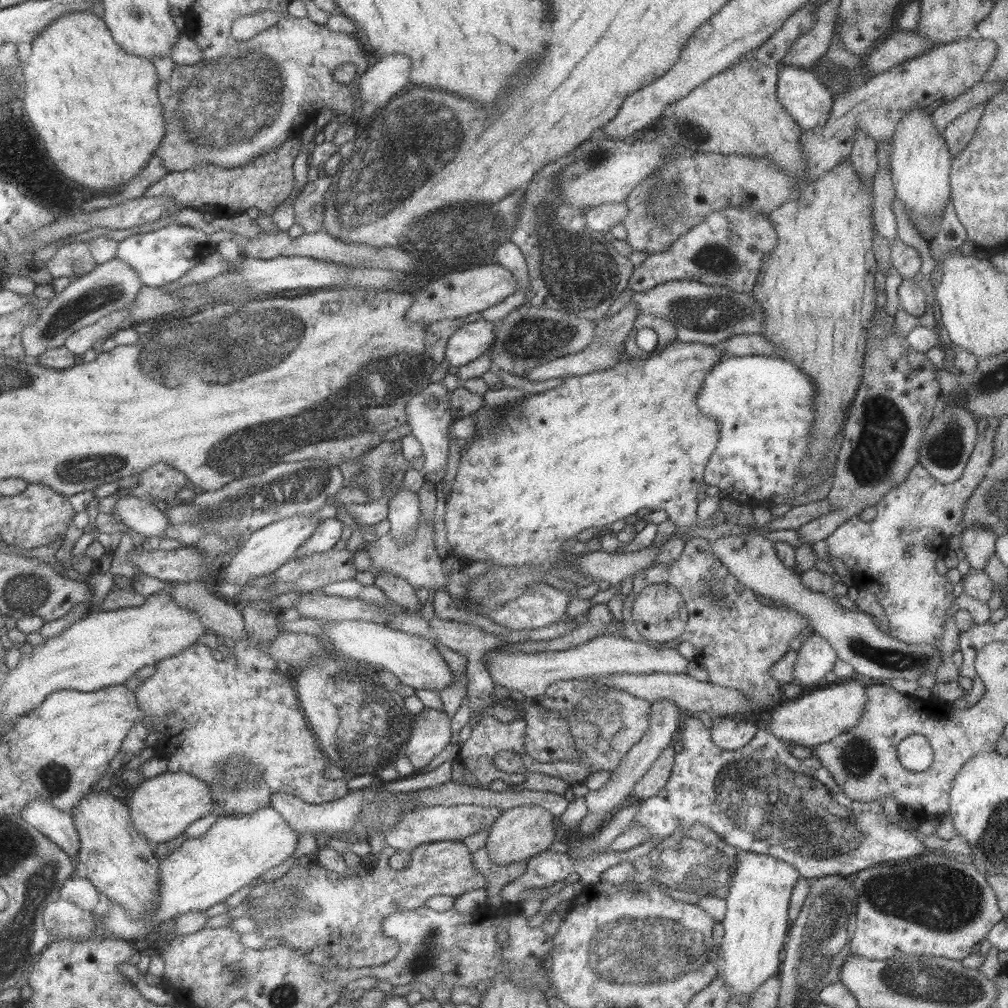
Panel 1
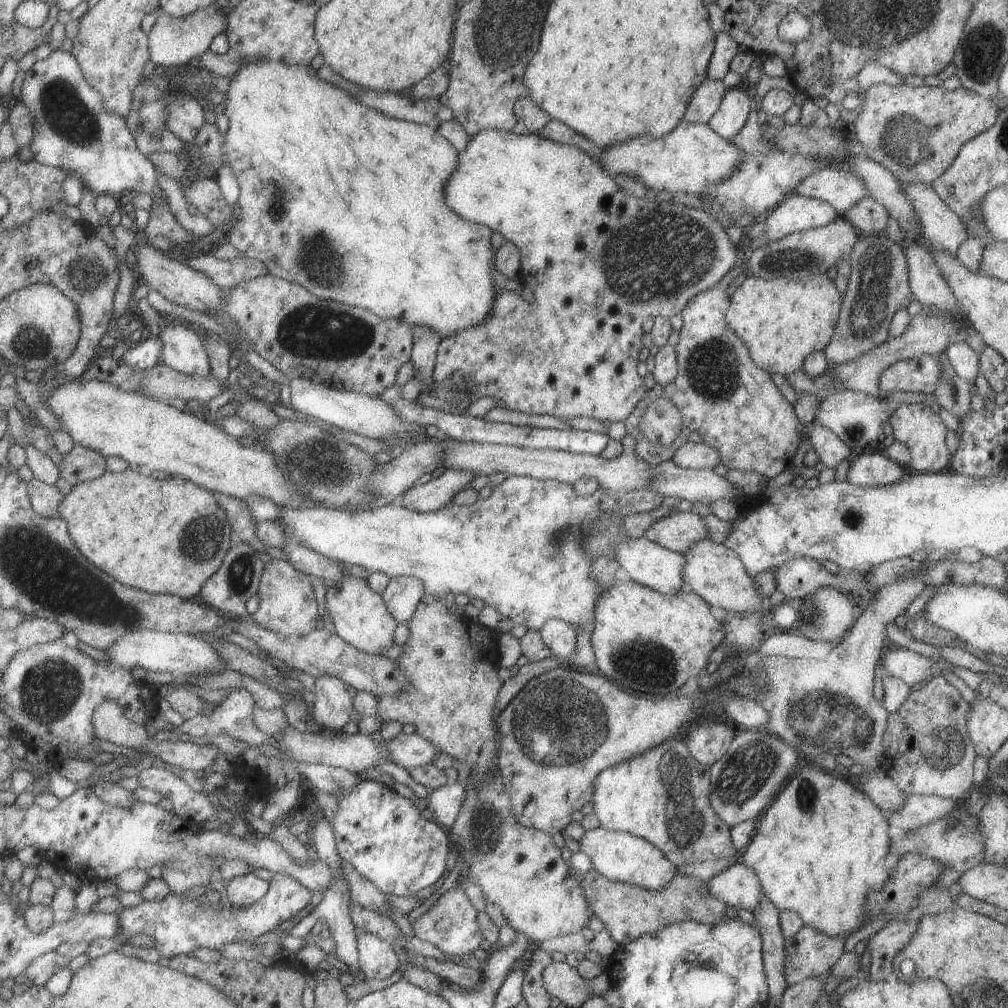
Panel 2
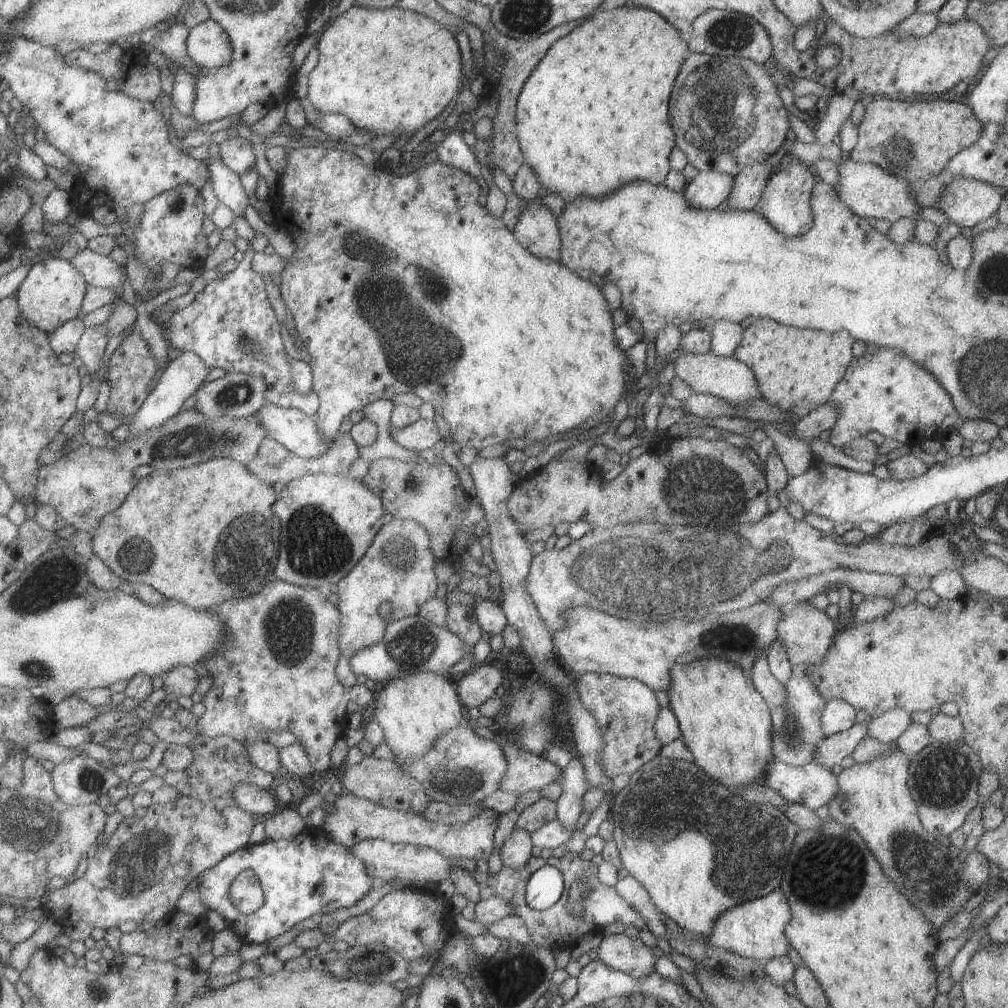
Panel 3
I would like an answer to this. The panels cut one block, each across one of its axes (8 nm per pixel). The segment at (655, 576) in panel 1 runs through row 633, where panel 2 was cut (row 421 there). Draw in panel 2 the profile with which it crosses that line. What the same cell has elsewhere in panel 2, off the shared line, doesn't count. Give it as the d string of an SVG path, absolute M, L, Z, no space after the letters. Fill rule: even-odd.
M717 282L687 300L680 312L682 326L674 346L677 374L667 386L655 383L647 391L623 421L624 428L635 440L635 448L630 449L651 466L671 461L675 450L687 442L689 432L697 432L705 446L719 452L719 463L727 469L774 478L792 460L799 438L807 435L807 425L799 422L793 405L779 392L770 374L755 366L743 341L727 326L724 312L729 297L725 289ZM659 396L671 400L681 414L681 430L669 446L651 445L639 430L641 414Z

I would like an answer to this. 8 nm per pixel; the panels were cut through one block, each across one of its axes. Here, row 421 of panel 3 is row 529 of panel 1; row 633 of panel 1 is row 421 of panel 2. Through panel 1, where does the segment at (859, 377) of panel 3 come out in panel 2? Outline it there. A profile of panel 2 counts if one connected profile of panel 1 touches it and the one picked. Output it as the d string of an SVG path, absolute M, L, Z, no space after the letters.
M901 404L889 416L889 424L892 428L895 441L902 442L907 446L911 460L909 460L909 469L914 473L935 473L948 470L950 466L950 454L945 446L945 434L948 427L943 418L931 408L919 404Z

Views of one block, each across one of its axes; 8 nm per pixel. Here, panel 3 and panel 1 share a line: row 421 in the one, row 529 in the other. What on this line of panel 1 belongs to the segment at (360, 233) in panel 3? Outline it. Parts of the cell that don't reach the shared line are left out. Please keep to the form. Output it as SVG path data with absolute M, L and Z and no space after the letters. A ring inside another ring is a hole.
M675 338L667 346L663 346L661 352L651 352L645 359L626 356L625 360L615 362L615 366L611 368L595 370L578 377L565 377L559 386L536 394L530 393L527 397L513 401L509 405L489 408L482 403L481 407L472 414L475 421L475 434L471 440L466 440L467 445L463 448L463 454L457 464L456 478L453 478L448 498L445 500L443 524L445 524L446 541L450 548L448 555L458 560L469 559L471 563L489 561L498 567L535 566L544 571L551 571L554 576L565 581L581 584L584 577L591 579L591 582L594 579L587 574L570 570L570 562L573 558L563 554L559 547L565 540L585 537L616 520L632 520L635 512L641 508L647 508L650 511L663 510L667 518L678 528L680 526L689 528L695 525L695 522L697 523L695 508L698 504L696 496L703 486L703 469L718 442L718 427L708 417L703 416L701 410L697 410L695 398L707 371L721 358L721 350L715 345L681 342ZM325 519L322 524L315 527L309 538L294 551L293 557L302 558L303 556L320 554L320 552L333 549L335 543L339 540L343 525L344 523L338 519Z

